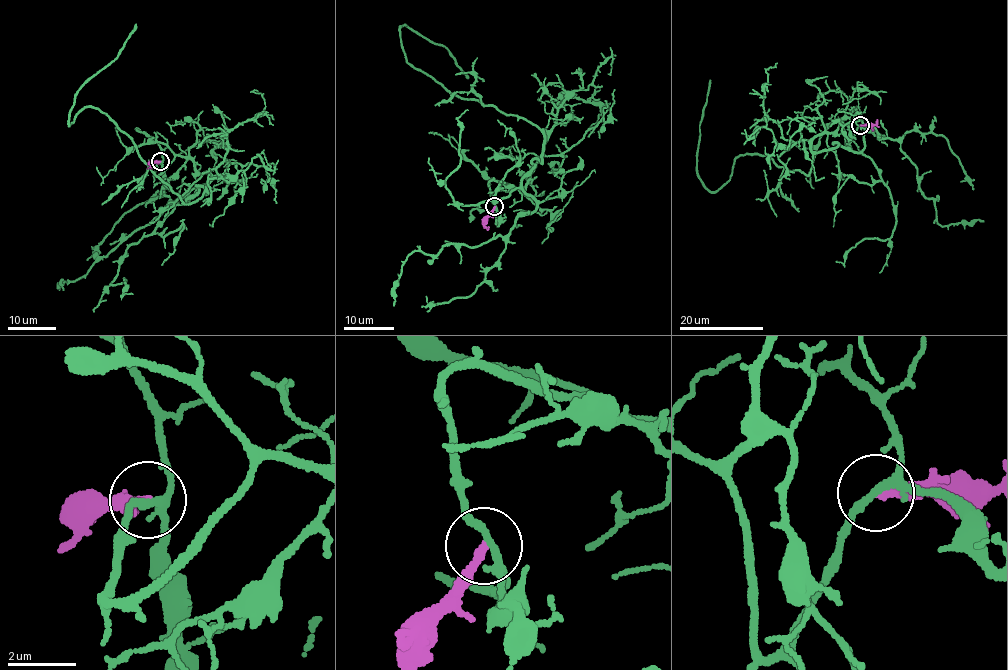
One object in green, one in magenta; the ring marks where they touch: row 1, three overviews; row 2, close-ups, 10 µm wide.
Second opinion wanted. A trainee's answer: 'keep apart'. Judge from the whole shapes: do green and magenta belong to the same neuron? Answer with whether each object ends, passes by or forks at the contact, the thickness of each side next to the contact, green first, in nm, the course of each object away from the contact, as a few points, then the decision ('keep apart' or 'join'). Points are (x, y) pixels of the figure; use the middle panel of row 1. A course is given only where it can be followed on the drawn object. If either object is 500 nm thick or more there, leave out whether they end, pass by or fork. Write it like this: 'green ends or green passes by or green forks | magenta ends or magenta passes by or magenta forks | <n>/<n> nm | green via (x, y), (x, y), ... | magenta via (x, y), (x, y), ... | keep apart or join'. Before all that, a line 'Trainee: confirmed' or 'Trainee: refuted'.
Trainee: confirmed
green forks | magenta ends | 220/280 nm | green via (494, 206), (489, 182), (523, 188), (543, 129), (449, 92), (408, 63), (400, 27), (445, 47), (467, 78) | magenta via (494, 206), (485, 224), (488, 230) | keep apart

